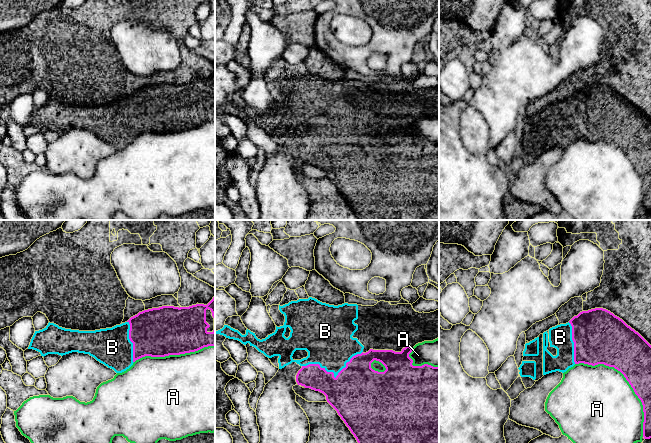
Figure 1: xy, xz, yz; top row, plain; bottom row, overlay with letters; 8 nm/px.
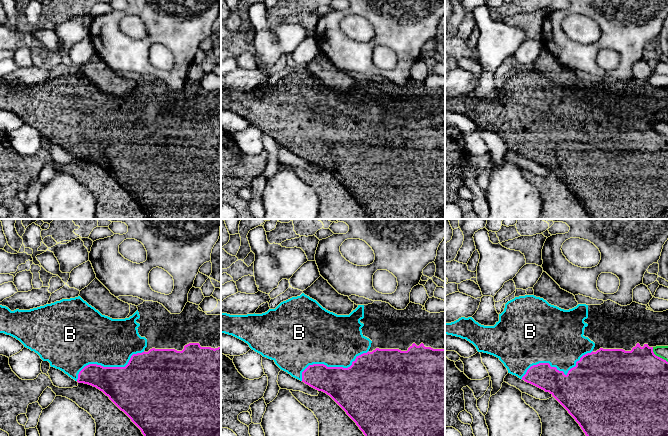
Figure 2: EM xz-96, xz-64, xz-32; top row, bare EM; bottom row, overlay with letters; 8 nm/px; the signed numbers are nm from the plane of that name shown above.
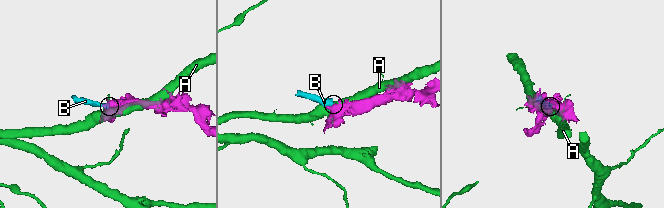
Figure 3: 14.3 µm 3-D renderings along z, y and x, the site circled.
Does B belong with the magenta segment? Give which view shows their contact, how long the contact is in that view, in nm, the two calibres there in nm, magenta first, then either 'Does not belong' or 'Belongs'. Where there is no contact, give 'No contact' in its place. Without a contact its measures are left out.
Touches magenta in xz. Shared border 500 nm. Thickness 440 nm (magenta) against 380 nm. Belongs

